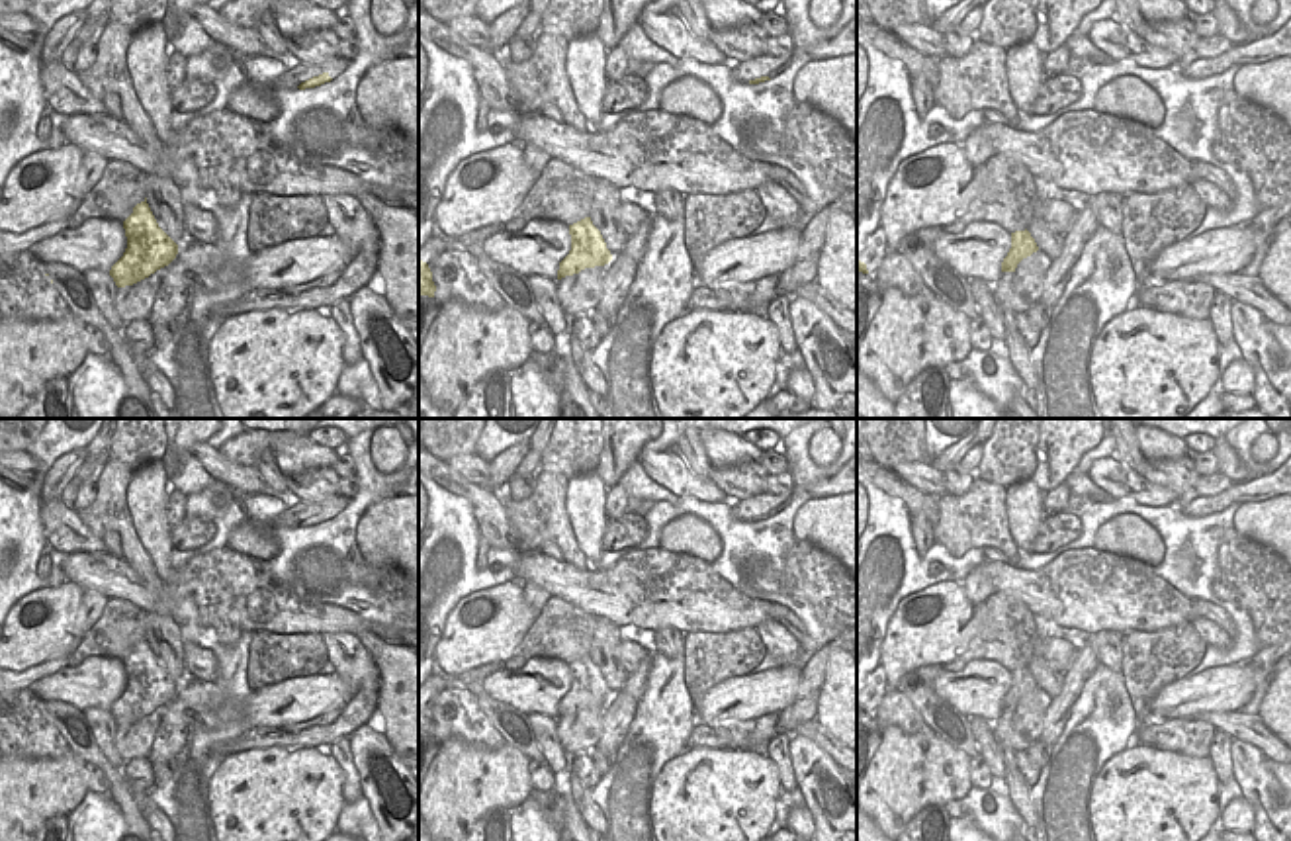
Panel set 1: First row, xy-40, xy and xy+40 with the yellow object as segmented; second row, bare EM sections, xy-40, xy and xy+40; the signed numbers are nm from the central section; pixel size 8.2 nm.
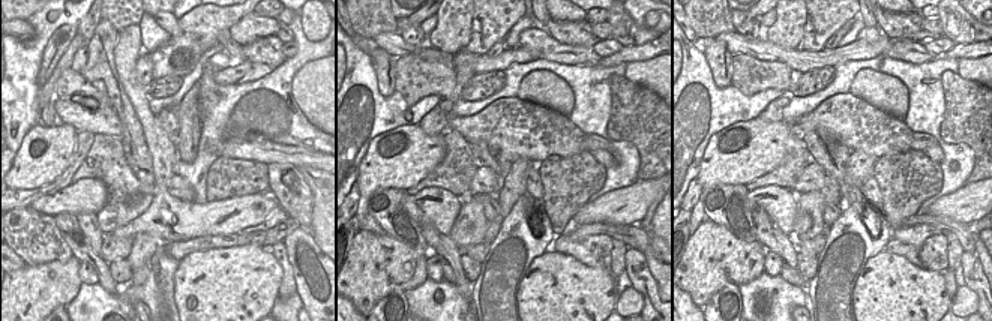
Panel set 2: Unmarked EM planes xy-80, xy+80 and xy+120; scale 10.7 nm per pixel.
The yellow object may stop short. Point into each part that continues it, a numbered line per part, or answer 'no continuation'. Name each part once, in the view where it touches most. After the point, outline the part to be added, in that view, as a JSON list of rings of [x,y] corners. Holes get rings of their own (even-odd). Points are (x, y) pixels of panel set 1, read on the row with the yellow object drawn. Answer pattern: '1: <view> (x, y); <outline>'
no continuation

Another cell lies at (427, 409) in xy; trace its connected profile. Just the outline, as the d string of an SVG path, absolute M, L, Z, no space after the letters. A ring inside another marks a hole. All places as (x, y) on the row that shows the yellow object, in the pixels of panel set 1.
M419 379L419 419L454 419L452 411L440 409L430 401L421 379Z

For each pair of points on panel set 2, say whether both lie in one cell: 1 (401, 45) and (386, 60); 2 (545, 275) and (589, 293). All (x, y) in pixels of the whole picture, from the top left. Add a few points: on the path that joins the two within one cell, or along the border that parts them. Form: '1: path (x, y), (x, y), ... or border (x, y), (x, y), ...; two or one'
1: border (377, 45), (395, 57); two
2: path (556, 276), (572, 293), (578, 293); one

